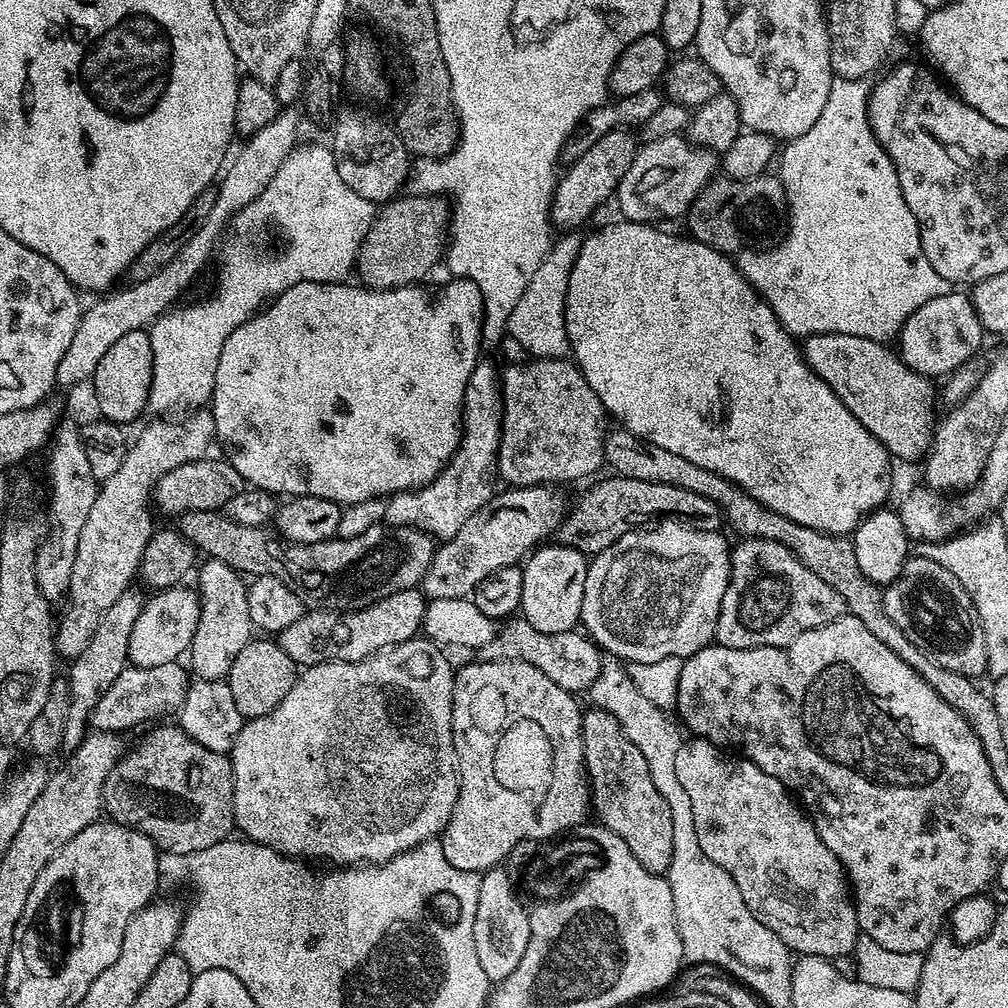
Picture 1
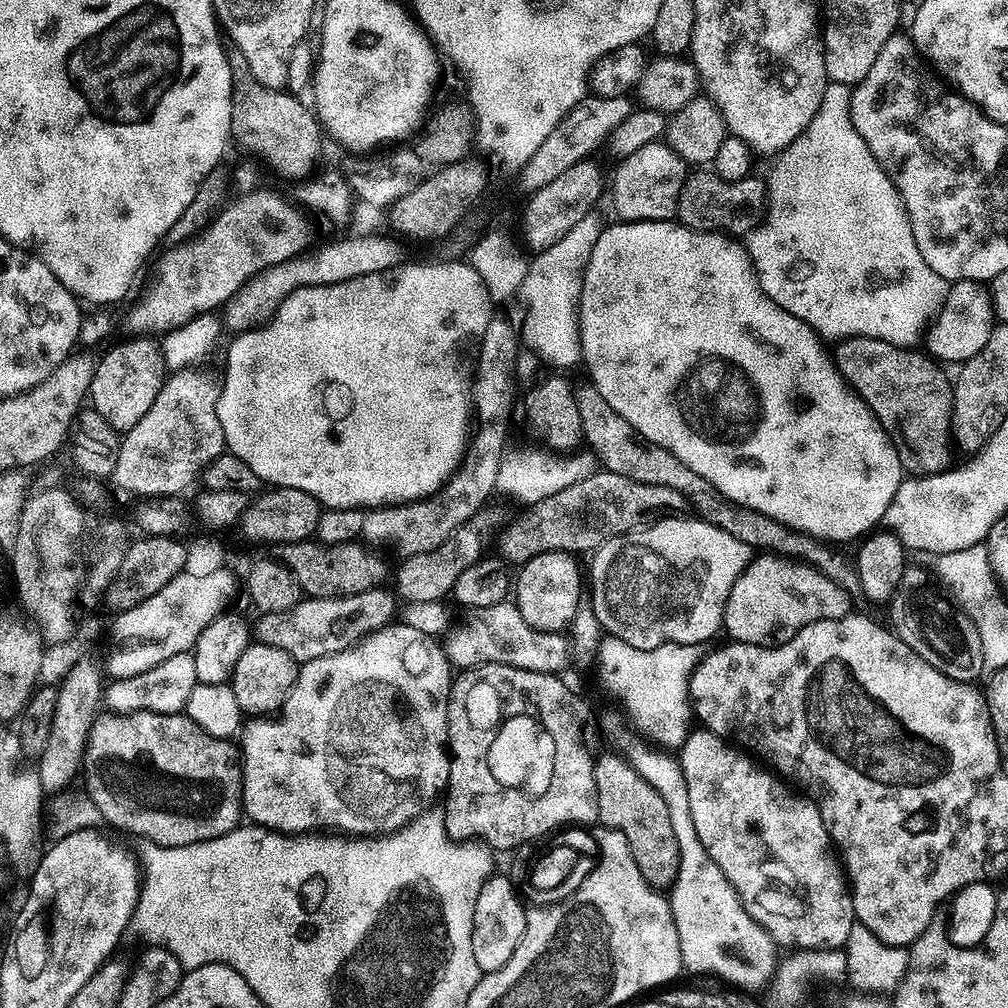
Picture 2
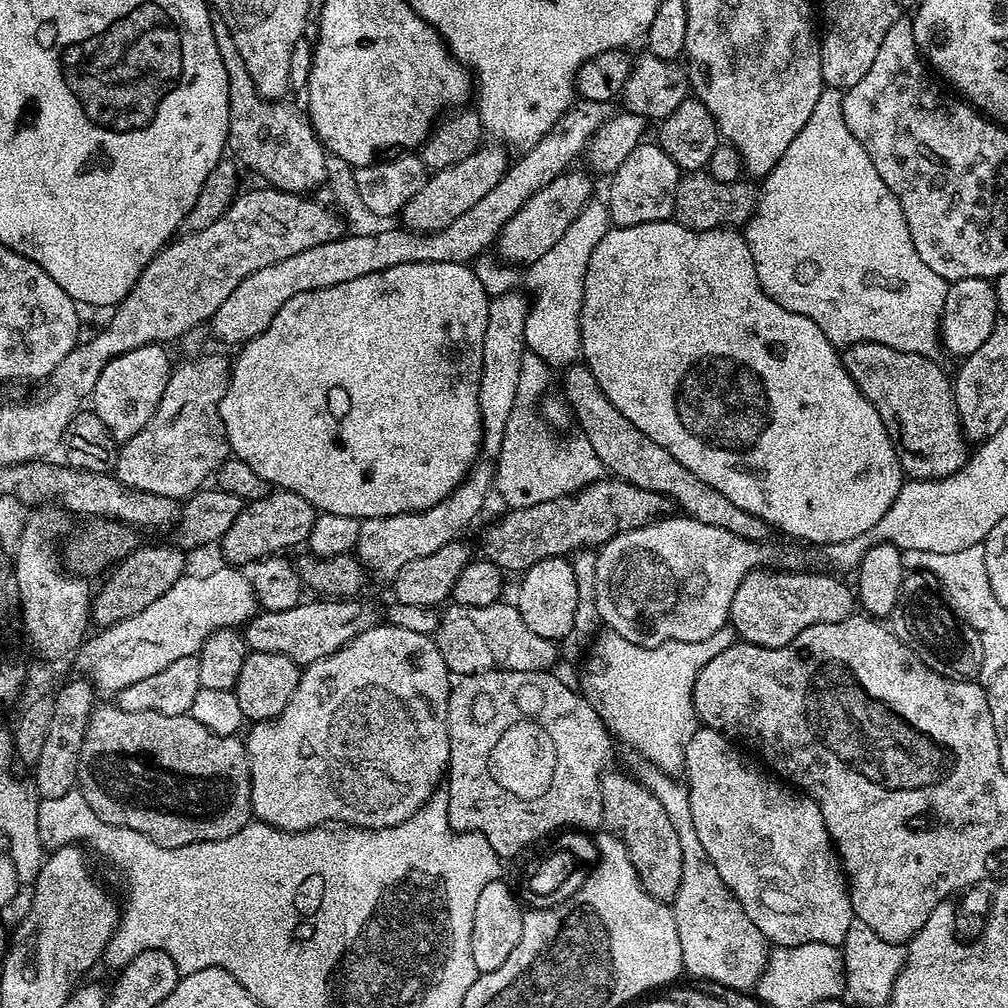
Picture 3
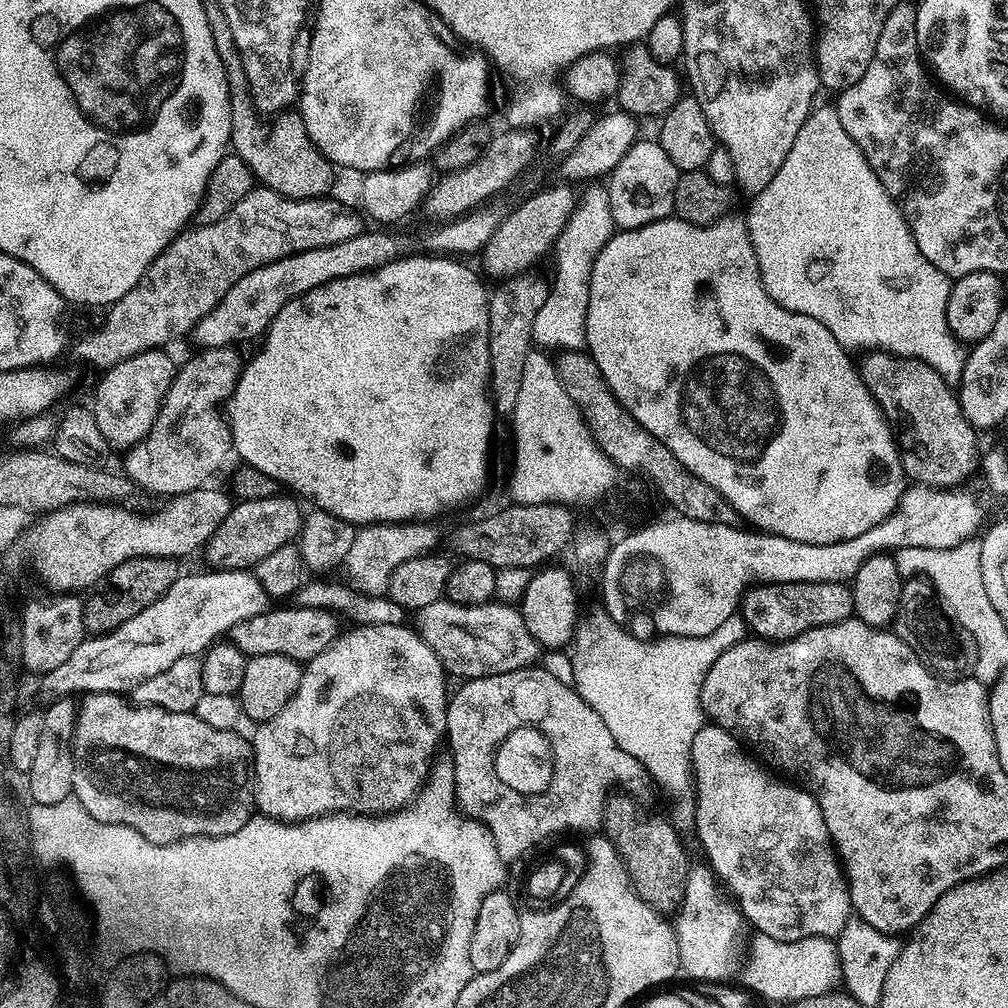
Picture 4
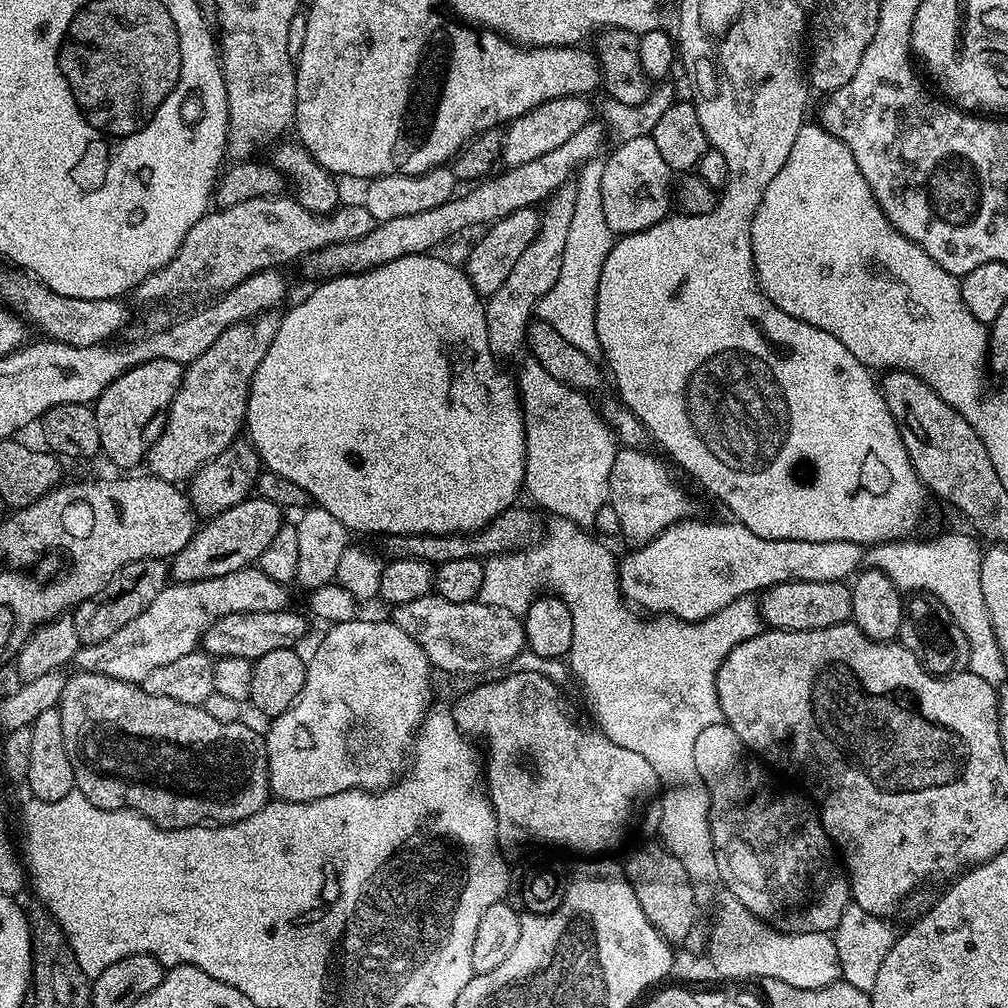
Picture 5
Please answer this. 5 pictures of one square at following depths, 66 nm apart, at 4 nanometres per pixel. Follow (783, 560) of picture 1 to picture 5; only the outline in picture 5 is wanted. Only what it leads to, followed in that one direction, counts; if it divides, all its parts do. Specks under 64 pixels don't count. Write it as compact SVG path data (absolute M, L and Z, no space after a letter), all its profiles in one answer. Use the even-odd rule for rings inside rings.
M792 580L767 589L759 597L760 617L769 629L778 630L822 630L830 626L849 623L852 619L852 590L847 583L806 582Z

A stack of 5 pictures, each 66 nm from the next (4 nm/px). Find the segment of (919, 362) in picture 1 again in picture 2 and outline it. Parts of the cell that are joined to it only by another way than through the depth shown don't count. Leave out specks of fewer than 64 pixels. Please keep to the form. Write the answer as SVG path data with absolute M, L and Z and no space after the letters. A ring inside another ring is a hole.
M957 280L949 287L946 302L935 314L927 329L927 355L940 362L944 362L943 360L963 362L974 358L978 350L986 346L986 338L990 338L993 327L994 313L989 289L975 280Z

